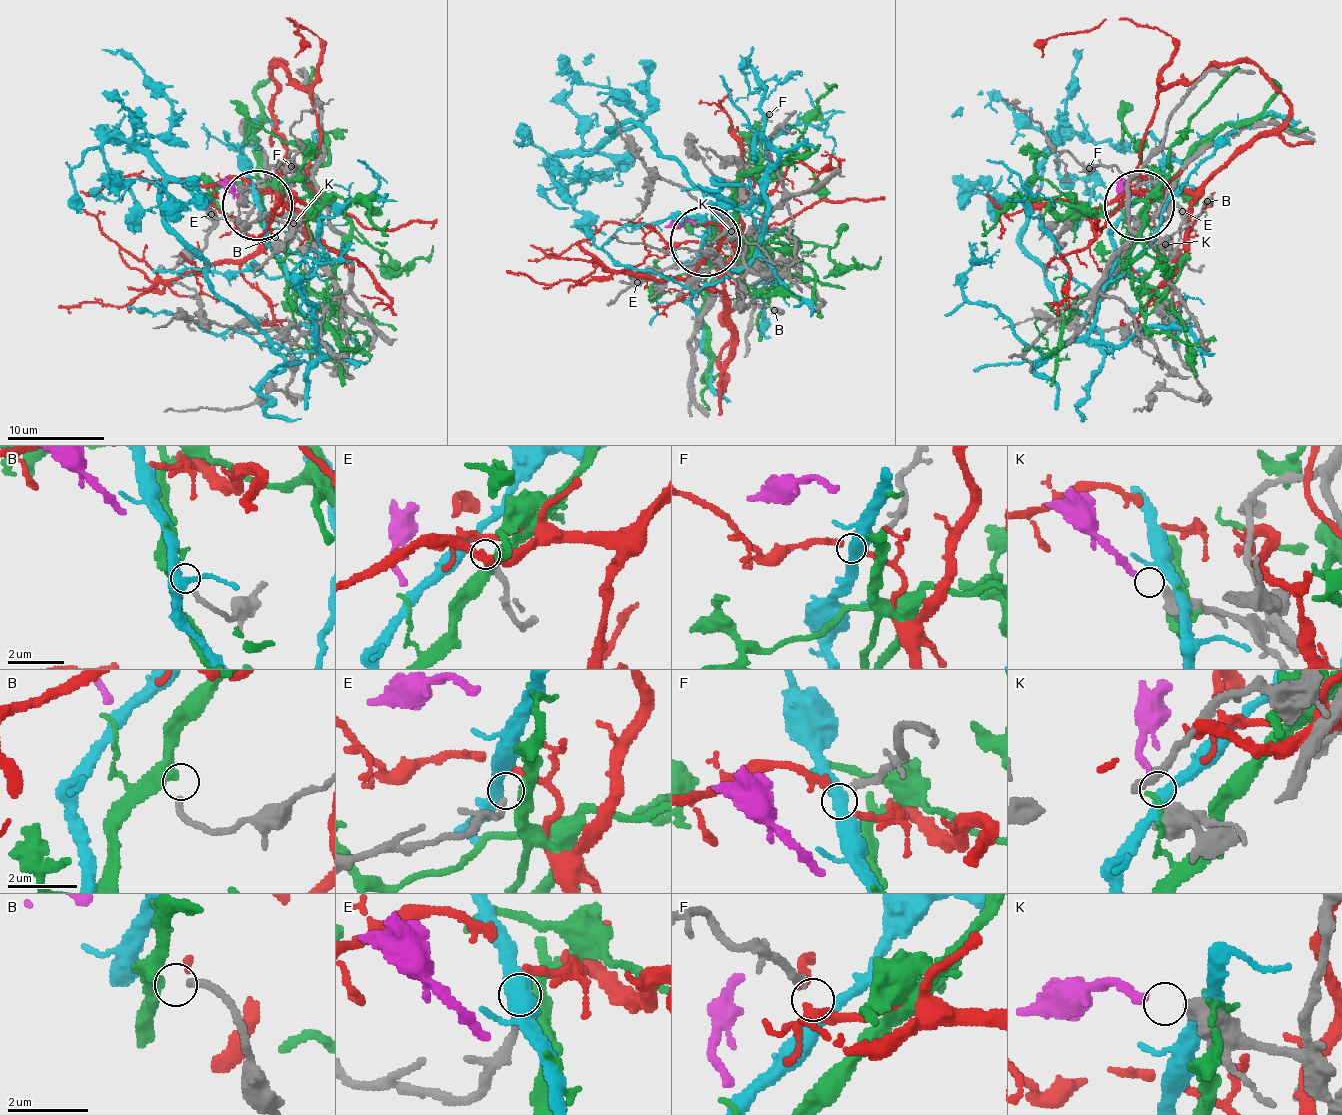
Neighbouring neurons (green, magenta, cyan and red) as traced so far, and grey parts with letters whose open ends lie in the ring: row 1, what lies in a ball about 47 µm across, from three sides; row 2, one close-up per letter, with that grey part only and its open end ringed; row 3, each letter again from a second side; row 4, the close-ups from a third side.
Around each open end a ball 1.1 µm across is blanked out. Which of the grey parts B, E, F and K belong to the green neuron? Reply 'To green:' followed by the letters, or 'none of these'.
To green: none of these

